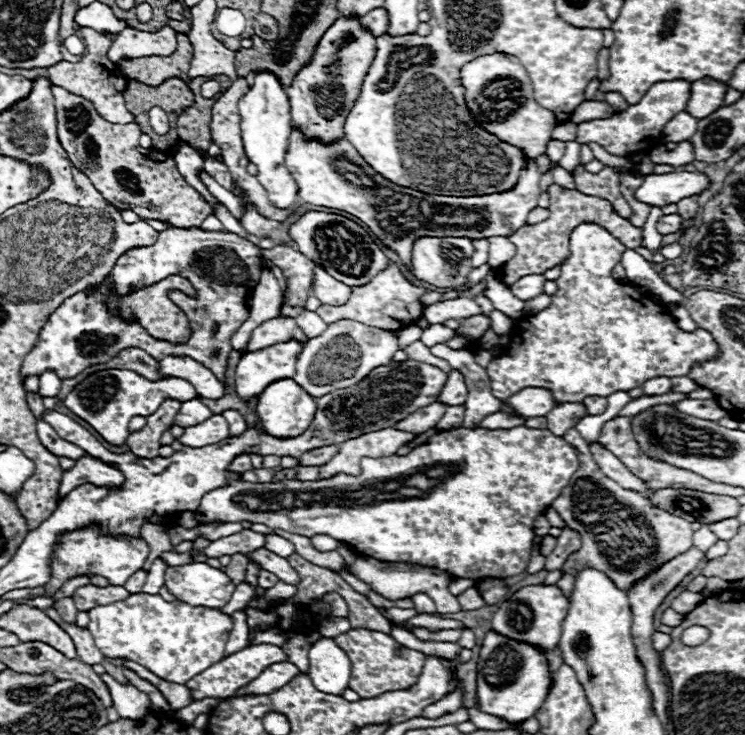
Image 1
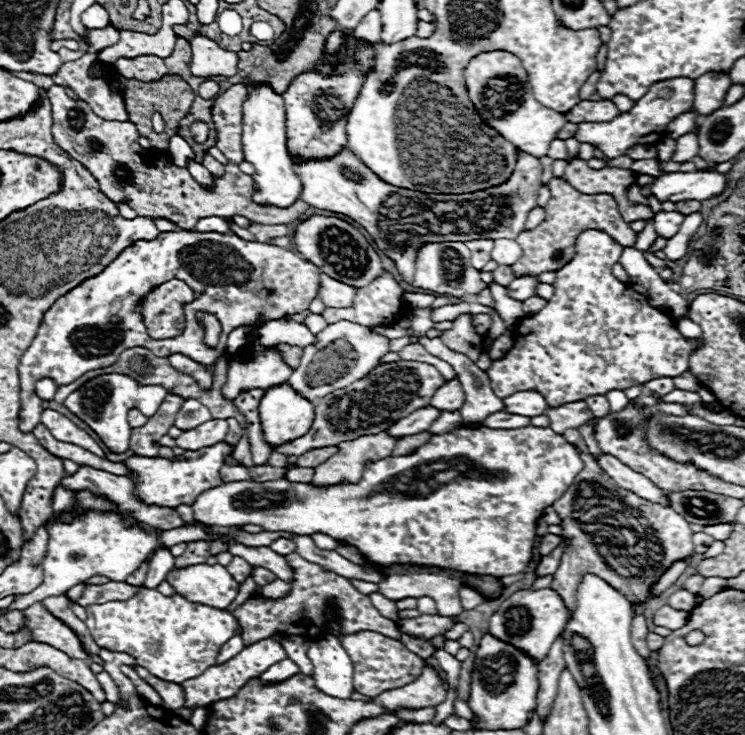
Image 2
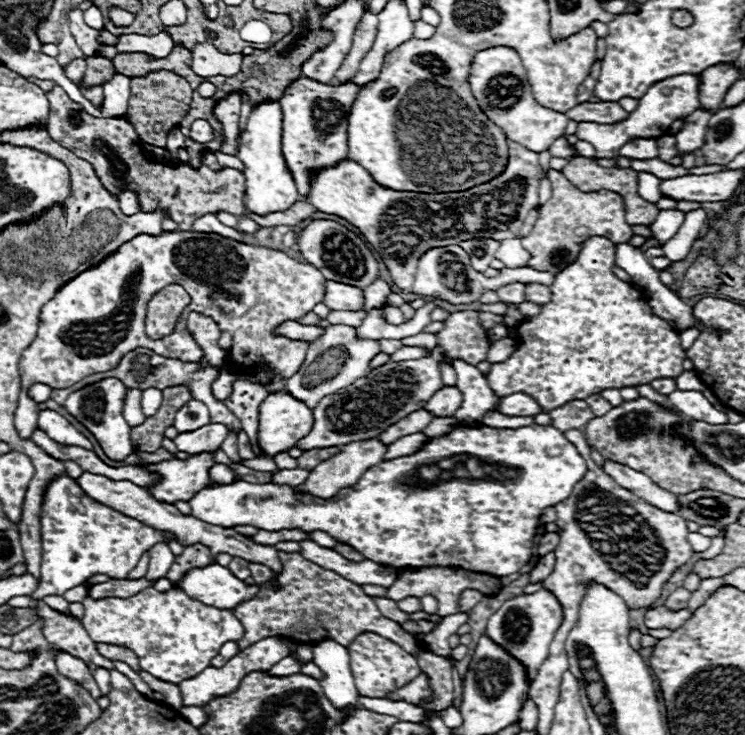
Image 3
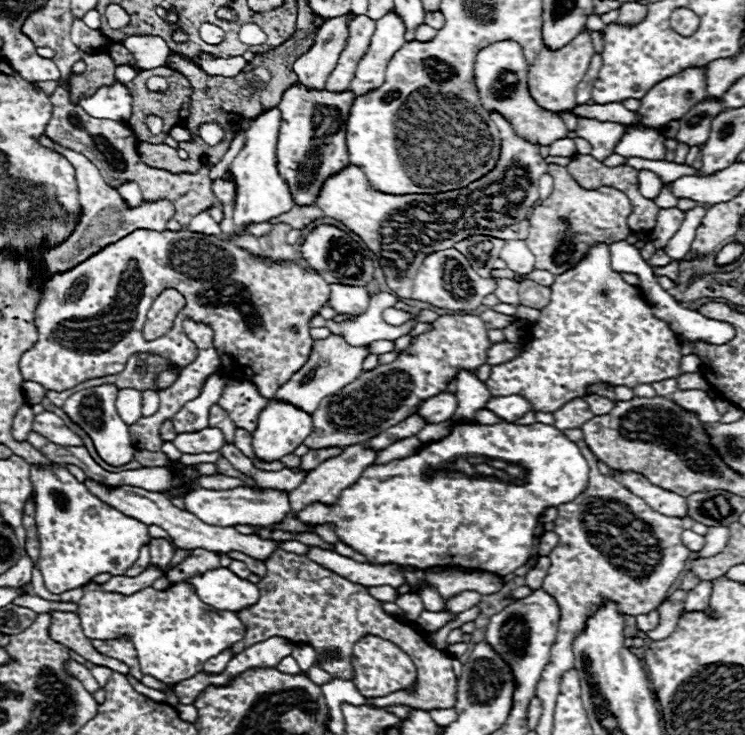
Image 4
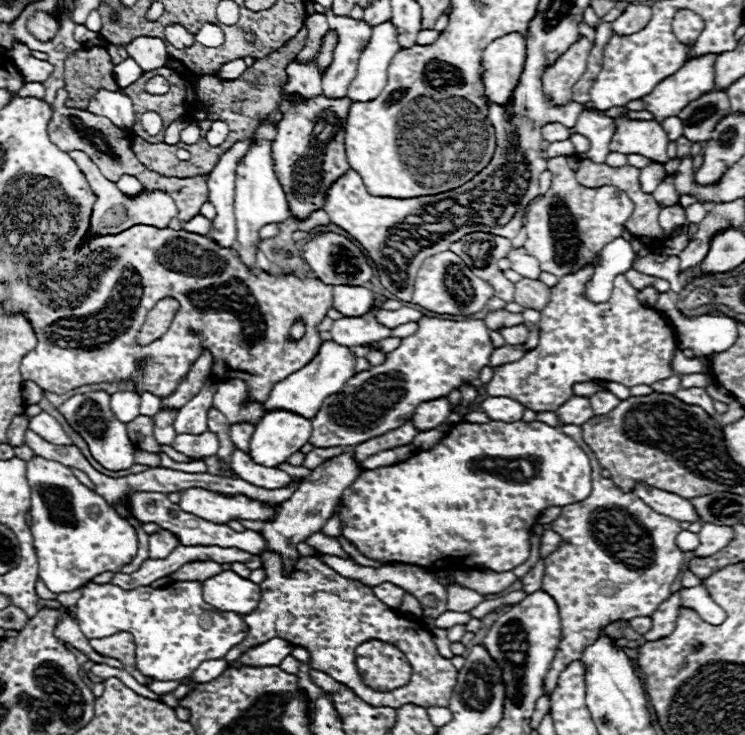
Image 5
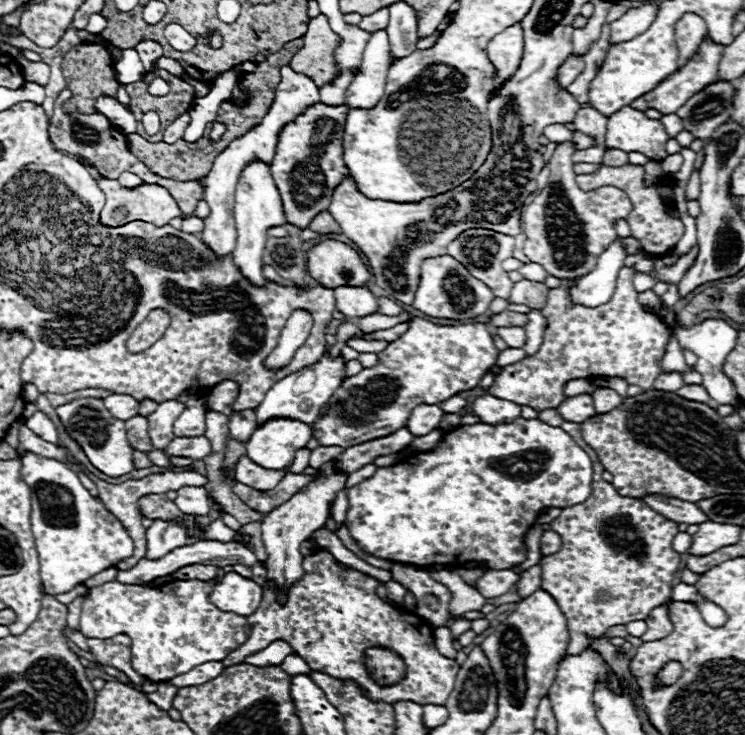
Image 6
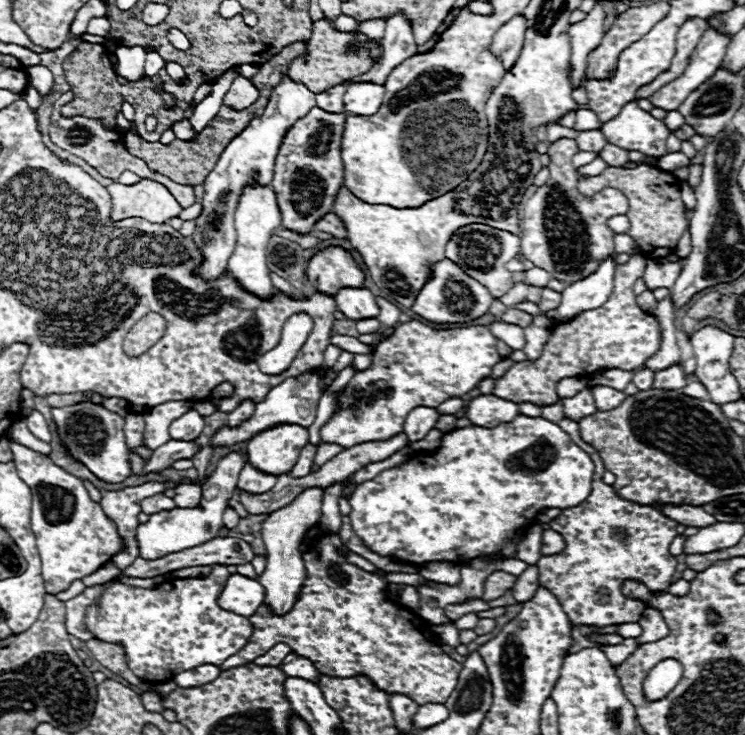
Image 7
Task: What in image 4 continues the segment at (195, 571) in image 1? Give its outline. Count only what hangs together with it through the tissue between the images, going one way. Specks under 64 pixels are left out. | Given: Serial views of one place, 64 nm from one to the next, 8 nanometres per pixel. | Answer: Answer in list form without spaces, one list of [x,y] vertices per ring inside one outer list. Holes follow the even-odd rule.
[[[228,568],[210,570],[204,576],[194,576],[190,582],[196,586],[196,594],[204,604],[210,604],[218,610],[240,612],[258,602],[260,590],[256,584],[238,578]]]

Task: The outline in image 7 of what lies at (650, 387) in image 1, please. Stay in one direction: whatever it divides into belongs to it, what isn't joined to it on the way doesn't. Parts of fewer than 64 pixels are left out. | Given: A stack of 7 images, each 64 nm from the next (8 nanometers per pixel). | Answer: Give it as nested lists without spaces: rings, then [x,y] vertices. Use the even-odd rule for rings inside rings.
[[[674,364],[670,368],[658,370],[654,374],[654,388],[662,388],[662,390],[680,390],[688,384],[688,378],[682,370],[682,364]]]

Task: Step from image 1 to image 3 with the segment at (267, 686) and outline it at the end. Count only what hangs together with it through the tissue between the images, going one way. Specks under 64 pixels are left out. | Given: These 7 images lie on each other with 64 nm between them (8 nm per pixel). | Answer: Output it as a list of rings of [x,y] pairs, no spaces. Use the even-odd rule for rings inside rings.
[[[292,656],[280,660],[280,662],[278,662],[276,666],[272,666],[272,670],[270,670],[270,674],[276,674],[276,676],[288,676],[288,674],[298,674],[298,672],[300,672],[300,664],[298,664]]]

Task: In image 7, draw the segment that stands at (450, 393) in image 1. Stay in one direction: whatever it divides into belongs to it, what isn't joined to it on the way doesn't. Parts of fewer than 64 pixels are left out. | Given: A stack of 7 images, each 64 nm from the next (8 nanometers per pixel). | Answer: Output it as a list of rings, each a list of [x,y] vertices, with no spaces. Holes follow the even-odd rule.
[[[416,408],[412,410],[412,414],[408,414],[406,422],[404,422],[404,434],[410,442],[418,442],[422,440],[436,424],[438,420],[438,412],[436,410],[428,410],[428,408]]]

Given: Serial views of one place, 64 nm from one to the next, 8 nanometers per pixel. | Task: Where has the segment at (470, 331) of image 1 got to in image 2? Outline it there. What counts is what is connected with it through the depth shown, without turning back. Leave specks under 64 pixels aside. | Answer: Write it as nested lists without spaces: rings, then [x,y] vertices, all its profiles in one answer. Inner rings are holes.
[[[476,314],[474,316],[474,328],[478,334],[488,334],[492,326],[492,316],[490,314]]]

